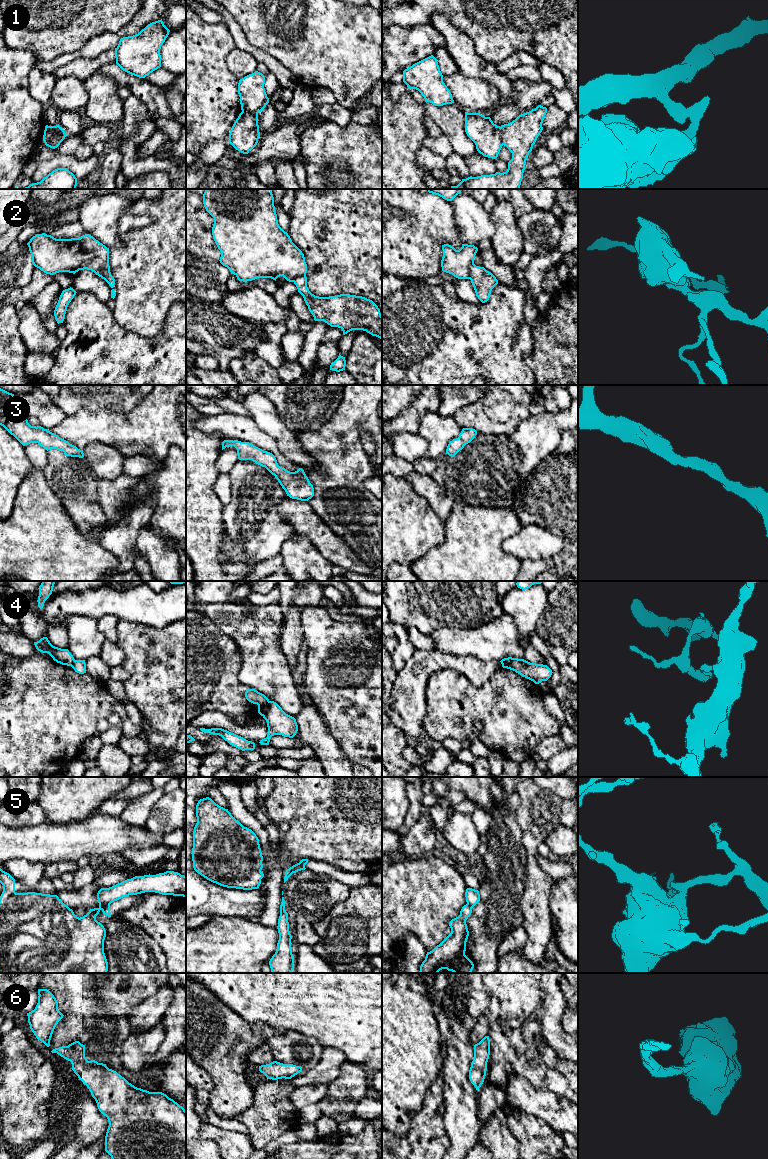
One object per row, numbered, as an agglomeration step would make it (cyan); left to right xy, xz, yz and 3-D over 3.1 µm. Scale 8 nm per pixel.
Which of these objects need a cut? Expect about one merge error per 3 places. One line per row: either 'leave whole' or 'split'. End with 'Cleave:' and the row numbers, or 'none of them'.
1: split
2: split
3: leave whole
4: split
5: split
6: leave whole
Cleave: 1, 2, 4, 5

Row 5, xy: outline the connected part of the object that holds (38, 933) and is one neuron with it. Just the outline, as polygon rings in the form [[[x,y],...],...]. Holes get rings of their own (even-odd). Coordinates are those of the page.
[[[1,868],[0,883],[3,885],[3,892],[0,896],[0,973],[107,973],[108,962],[104,953],[106,930],[104,926],[96,920],[96,916],[102,911],[104,915],[111,917],[110,905],[90,909],[86,915],[79,918],[57,895],[35,892],[16,893],[15,879]]]

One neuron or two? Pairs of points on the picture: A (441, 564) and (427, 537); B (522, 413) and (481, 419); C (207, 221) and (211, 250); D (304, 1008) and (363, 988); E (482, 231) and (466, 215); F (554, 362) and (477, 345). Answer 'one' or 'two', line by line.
A: two
B: one
C: one
D: one
E: one
F: two

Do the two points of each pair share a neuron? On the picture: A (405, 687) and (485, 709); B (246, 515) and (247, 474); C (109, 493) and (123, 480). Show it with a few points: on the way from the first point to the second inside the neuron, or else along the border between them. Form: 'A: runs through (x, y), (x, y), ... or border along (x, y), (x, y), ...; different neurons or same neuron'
A: border along (437, 672), (428, 680), (426, 714), (424, 716); different neurons
B: runs through (246, 505), (244, 496), (247, 493), (247, 484); same neuron
C: runs through (112, 491), (120, 483); same neuron

